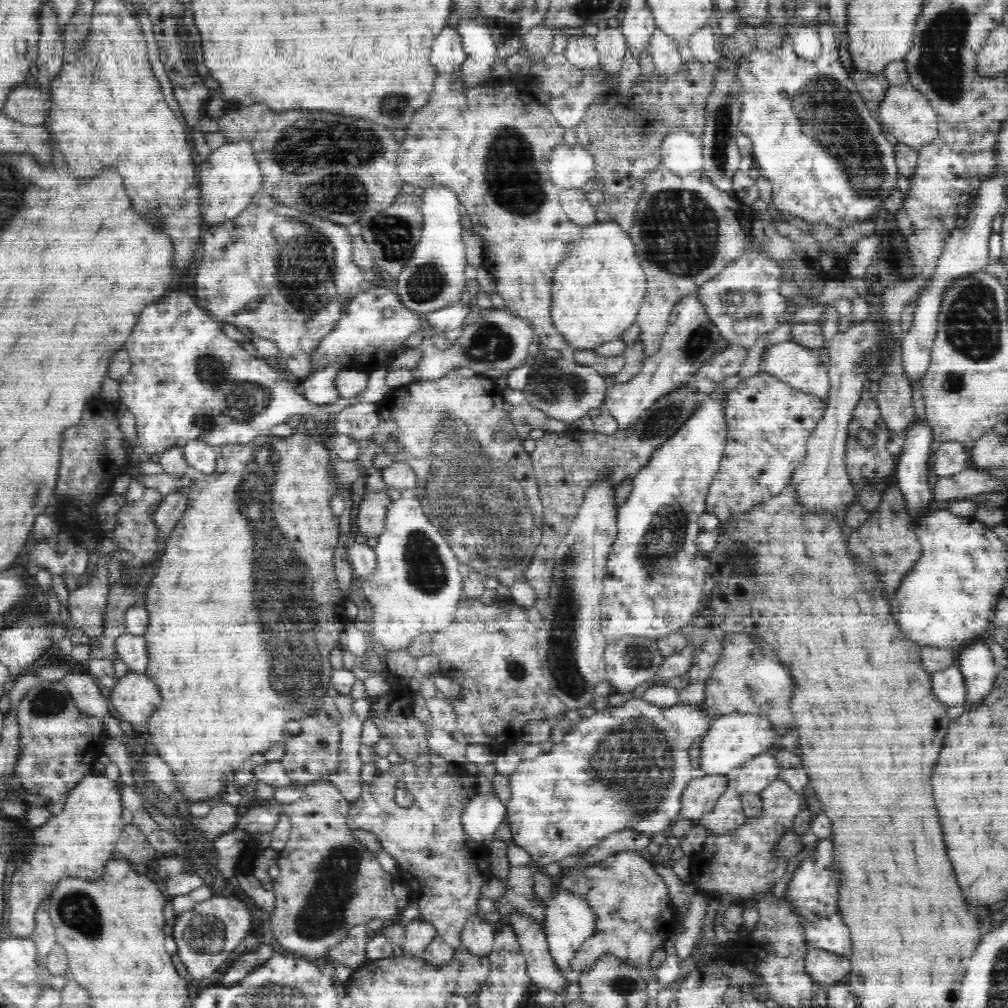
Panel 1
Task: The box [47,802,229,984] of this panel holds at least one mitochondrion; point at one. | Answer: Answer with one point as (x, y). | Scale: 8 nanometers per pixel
(78, 910)

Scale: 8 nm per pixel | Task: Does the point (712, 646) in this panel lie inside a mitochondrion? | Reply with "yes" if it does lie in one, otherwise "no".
no

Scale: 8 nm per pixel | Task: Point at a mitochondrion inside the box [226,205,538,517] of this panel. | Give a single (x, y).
(305, 260)

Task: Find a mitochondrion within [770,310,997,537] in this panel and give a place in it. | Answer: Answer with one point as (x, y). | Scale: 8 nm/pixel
(953, 382)

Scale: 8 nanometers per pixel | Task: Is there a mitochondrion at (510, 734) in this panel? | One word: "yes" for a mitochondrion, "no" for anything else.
no

